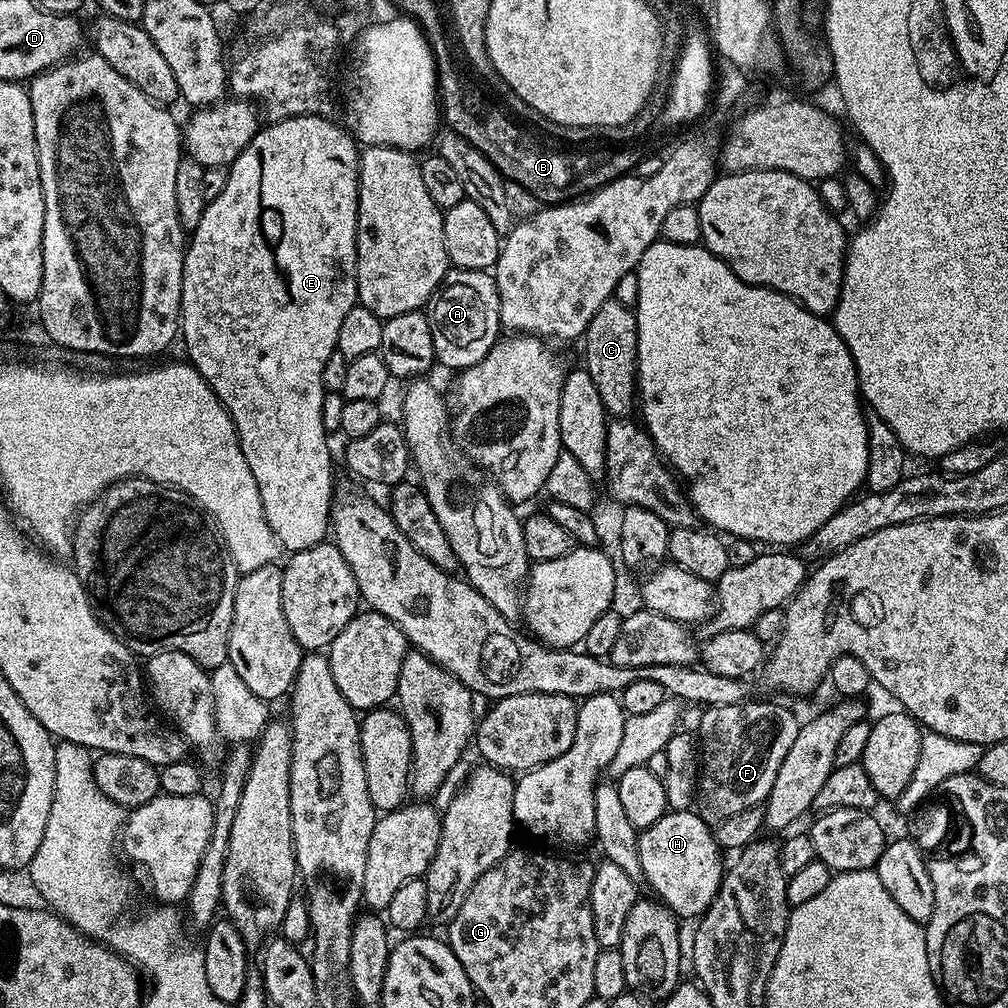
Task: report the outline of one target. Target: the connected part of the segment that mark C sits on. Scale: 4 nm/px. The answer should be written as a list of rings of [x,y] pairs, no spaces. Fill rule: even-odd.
[[[613,298],[602,302],[602,306],[598,306],[598,314],[594,314],[594,318],[590,318],[588,328],[582,337],[583,367],[593,378],[606,412],[616,418],[628,418],[634,412],[637,334],[635,311]]]

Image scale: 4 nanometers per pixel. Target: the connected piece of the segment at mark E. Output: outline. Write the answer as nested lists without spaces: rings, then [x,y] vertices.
[[[324,114],[319,116],[291,116],[285,120],[277,120],[269,123],[267,125],[269,128],[261,127],[257,131],[256,137],[246,146],[246,150],[242,150],[242,154],[238,154],[238,158],[228,168],[226,187],[222,189],[222,194],[218,194],[218,198],[214,198],[205,203],[202,222],[198,222],[198,226],[191,229],[190,239],[187,241],[184,250],[179,335],[182,337],[182,340],[184,336],[184,348],[188,351],[188,356],[186,356],[187,363],[196,368],[198,374],[202,374],[202,378],[210,386],[210,390],[214,390],[214,394],[224,403],[224,408],[230,414],[230,418],[234,422],[236,433],[240,439],[242,454],[246,458],[246,466],[250,466],[250,474],[254,474],[254,482],[258,482],[258,494],[262,498],[262,510],[266,514],[266,522],[270,522],[270,530],[274,530],[274,538],[279,542],[281,549],[288,554],[301,552],[302,550],[310,550],[310,546],[325,543],[326,537],[330,532],[329,516],[331,514],[334,479],[332,480],[332,452],[328,449],[327,442],[324,441],[326,439],[326,433],[322,426],[322,398],[325,393],[323,370],[325,369],[326,360],[336,350],[338,330],[342,327],[342,318],[346,318],[346,314],[350,314],[350,310],[357,307],[358,304],[356,294],[356,215],[358,214],[358,182],[360,181],[361,149],[358,147],[357,141],[354,139],[352,133],[348,131],[347,127],[341,126],[339,123],[336,125],[334,121],[328,119],[332,118]]]

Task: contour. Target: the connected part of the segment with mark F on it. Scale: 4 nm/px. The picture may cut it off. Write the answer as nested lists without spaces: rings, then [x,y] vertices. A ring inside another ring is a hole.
[[[745,702],[734,705],[716,705],[703,709],[698,731],[698,756],[702,763],[698,768],[696,799],[694,808],[703,820],[719,822],[738,814],[738,810],[763,805],[774,786],[779,766],[786,752],[797,737],[801,721],[788,708],[780,704],[752,704]]]

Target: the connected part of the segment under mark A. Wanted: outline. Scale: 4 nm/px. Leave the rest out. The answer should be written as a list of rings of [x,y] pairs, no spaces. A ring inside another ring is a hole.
[[[452,268],[428,299],[426,315],[434,338],[436,359],[442,365],[463,370],[482,362],[489,350],[501,339],[500,295],[491,271]]]

